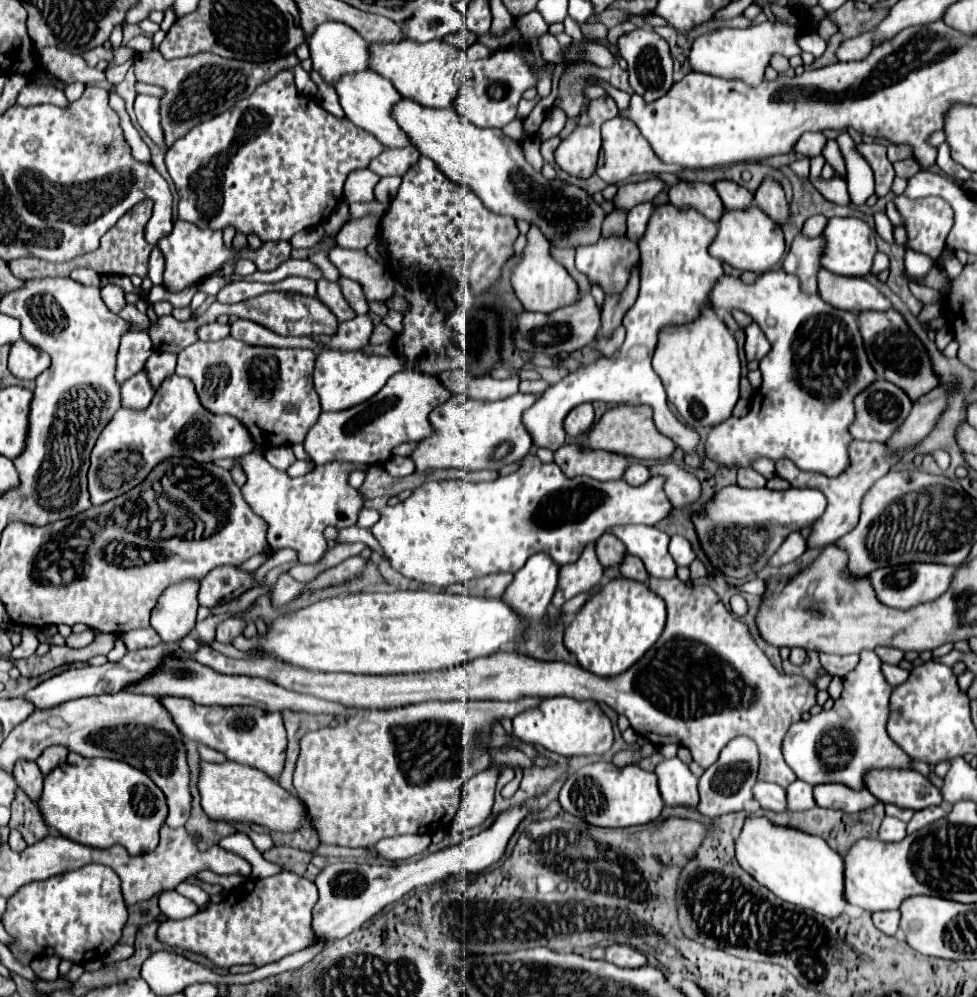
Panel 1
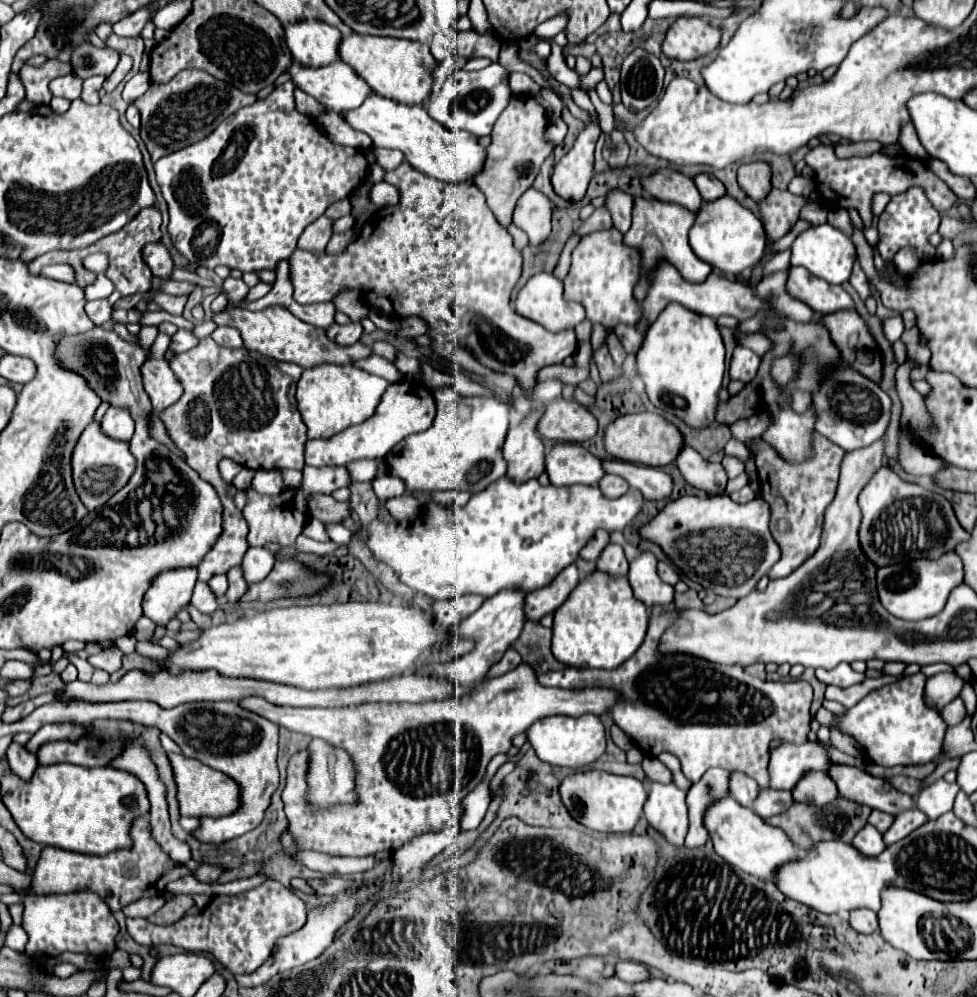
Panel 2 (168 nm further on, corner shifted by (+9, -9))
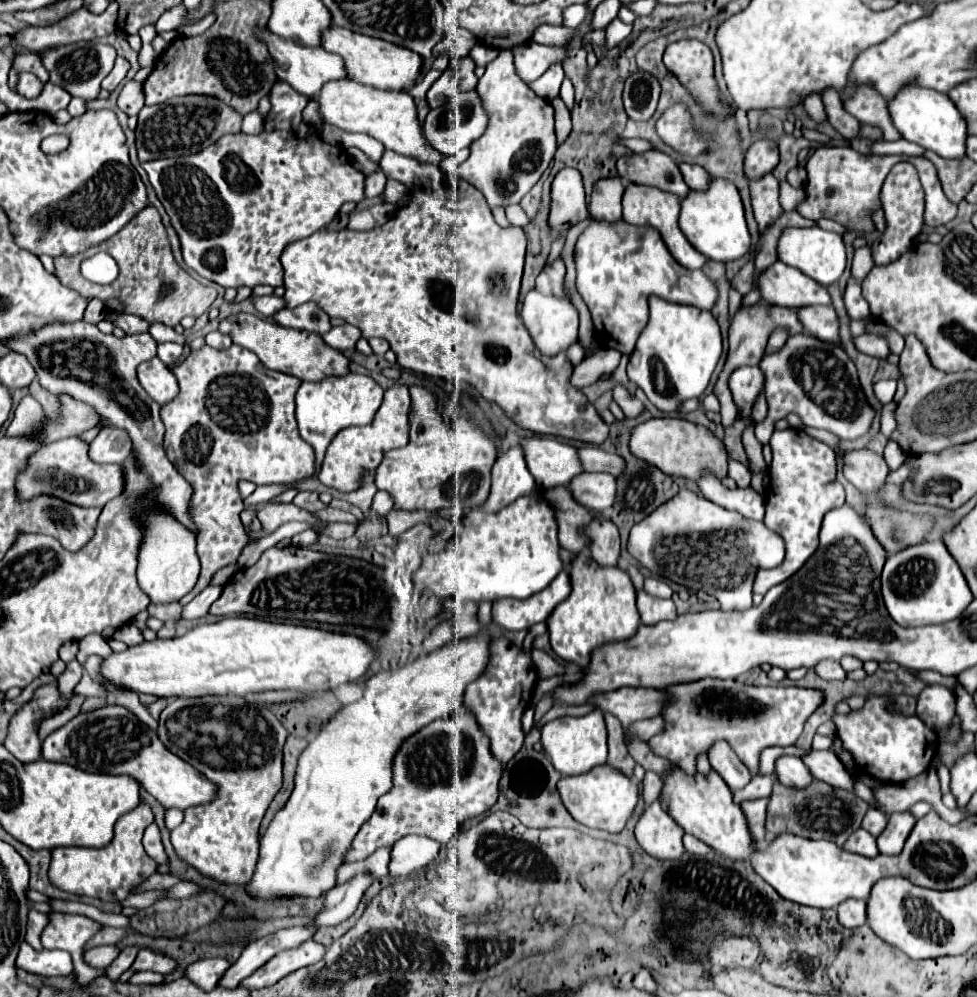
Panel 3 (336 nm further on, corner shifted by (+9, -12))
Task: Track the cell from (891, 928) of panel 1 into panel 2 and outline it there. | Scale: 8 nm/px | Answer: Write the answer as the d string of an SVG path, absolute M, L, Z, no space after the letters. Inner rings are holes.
M857 909L855 913L851 913L851 925L857 933L863 933L863 935L879 931L877 913L873 913L869 909Z

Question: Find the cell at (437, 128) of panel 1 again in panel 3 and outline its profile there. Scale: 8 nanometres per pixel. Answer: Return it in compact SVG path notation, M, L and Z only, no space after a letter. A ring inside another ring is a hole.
M331 80L325 84L319 94L313 98L319 106L319 118L325 124L333 124L345 132L363 132L379 140L387 150L403 152L403 156L415 156L423 160L423 164L435 164L443 160L439 152L427 148L427 140L423 140L421 124L417 120L417 108L409 92L405 90L379 90L367 84L359 84L355 80Z

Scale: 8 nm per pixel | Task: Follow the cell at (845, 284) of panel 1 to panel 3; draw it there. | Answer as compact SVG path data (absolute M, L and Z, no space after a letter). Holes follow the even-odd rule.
M783 262L765 268L755 278L753 286L759 288L765 302L777 306L801 308L811 304L831 304L831 298L821 284Z

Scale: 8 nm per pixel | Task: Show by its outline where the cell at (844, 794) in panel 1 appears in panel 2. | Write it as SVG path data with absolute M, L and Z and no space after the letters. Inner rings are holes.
M811 773L811 777L803 777L799 785L793 789L793 797L799 803L811 805L829 805L839 797L835 781L825 773Z

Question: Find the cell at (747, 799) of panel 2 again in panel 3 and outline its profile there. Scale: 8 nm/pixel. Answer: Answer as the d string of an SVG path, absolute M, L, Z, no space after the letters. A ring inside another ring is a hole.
M723 740L715 742L707 750L707 758L709 758L713 770L719 772L719 776L727 782L727 786L731 790L739 790L751 780L751 772L747 770L747 766L739 760L739 756L735 756L731 746L725 744Z

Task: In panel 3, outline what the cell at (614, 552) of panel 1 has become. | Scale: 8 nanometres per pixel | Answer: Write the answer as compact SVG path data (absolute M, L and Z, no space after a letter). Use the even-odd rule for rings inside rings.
M555 486L549 490L541 490L539 494L543 500L547 500L547 504L551 504L557 516L561 546L573 554L579 554L581 550L585 550L589 540L581 534L581 528L589 524L591 514L571 498L567 486Z

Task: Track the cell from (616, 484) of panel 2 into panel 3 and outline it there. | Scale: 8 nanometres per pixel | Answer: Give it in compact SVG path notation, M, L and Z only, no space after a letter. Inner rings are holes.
M581 472L569 482L571 496L589 510L603 512L615 502L615 476L599 472Z

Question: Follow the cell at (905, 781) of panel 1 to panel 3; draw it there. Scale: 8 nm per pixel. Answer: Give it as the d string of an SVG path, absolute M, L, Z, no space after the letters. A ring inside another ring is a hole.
M811 748L805 756L801 756L801 760L809 768L813 778L823 780L831 786L853 790L853 778L849 776L849 770L841 764L841 760L833 752Z

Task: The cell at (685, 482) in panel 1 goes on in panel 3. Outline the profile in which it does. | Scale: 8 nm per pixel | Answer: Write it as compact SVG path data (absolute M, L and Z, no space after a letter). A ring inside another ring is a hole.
M597 446L579 448L577 454L583 470L587 472L609 472L613 476L619 476L619 472L623 472L623 458L617 454L609 454Z

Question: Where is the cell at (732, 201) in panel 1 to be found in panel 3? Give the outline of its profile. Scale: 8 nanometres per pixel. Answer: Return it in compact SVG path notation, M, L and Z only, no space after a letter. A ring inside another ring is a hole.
M679 164L679 170L683 174L683 180L685 184L691 188L691 190L705 190L711 176L705 172L705 168L701 166L693 166L693 164Z

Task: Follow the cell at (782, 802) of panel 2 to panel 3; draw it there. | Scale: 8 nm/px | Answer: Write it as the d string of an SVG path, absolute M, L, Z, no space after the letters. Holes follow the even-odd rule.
M767 798L763 800L751 800L751 802L743 802L741 804L741 810L747 818L747 824L749 824L749 832L751 832L751 838L755 842L755 846L761 846L763 844L763 838L765 838L765 808L767 808Z

